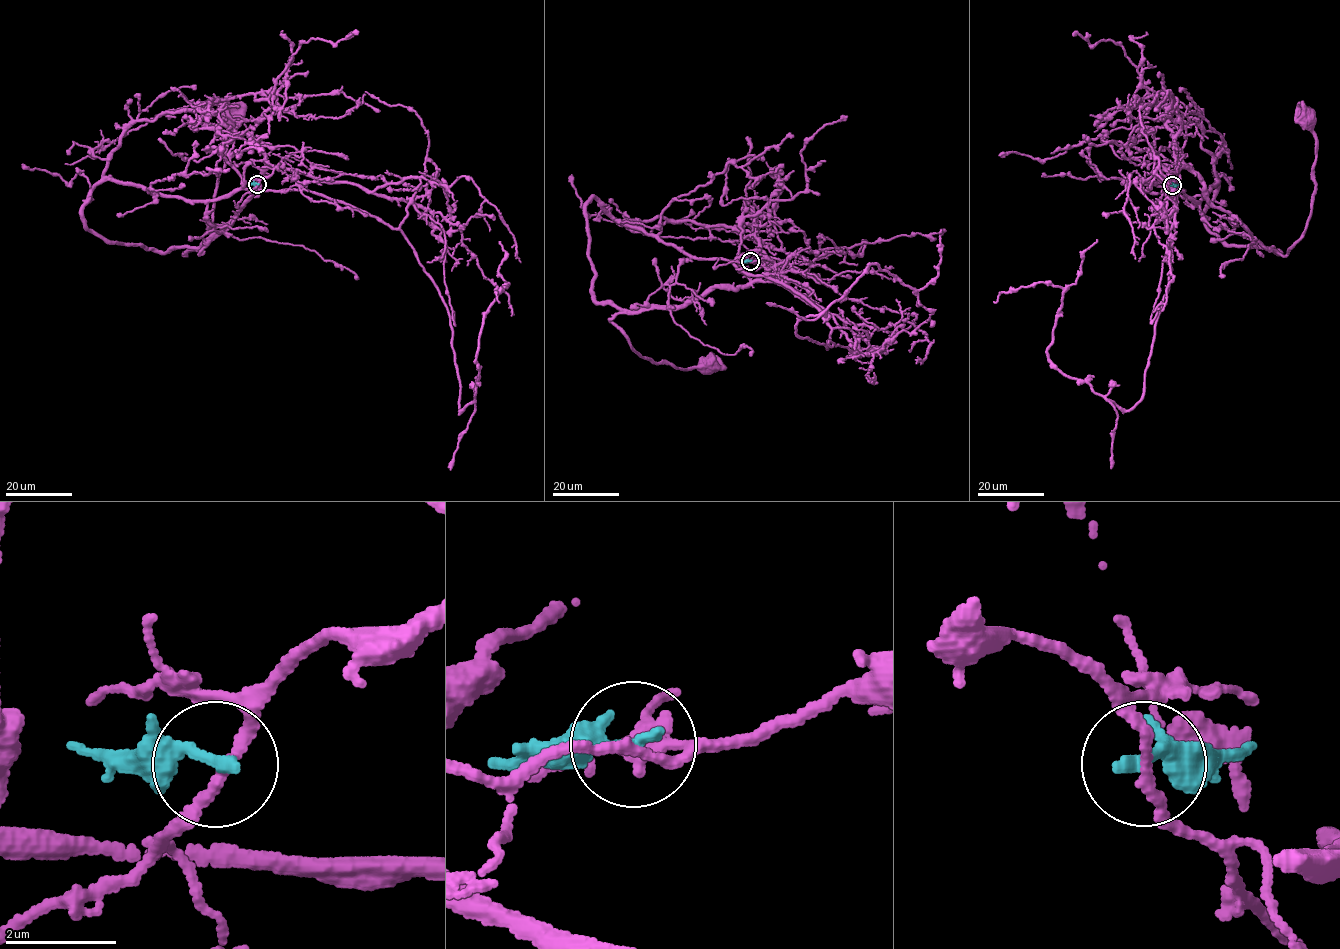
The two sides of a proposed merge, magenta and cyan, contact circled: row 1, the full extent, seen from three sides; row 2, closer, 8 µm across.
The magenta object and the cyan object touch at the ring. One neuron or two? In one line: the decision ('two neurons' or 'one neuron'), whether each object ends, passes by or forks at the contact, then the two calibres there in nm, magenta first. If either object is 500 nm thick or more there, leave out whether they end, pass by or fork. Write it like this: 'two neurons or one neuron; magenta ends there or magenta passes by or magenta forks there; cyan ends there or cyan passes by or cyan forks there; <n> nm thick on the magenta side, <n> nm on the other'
two neurons; magenta passes by; cyan ends there; 190 nm thick on the magenta side, 220 nm on the other

